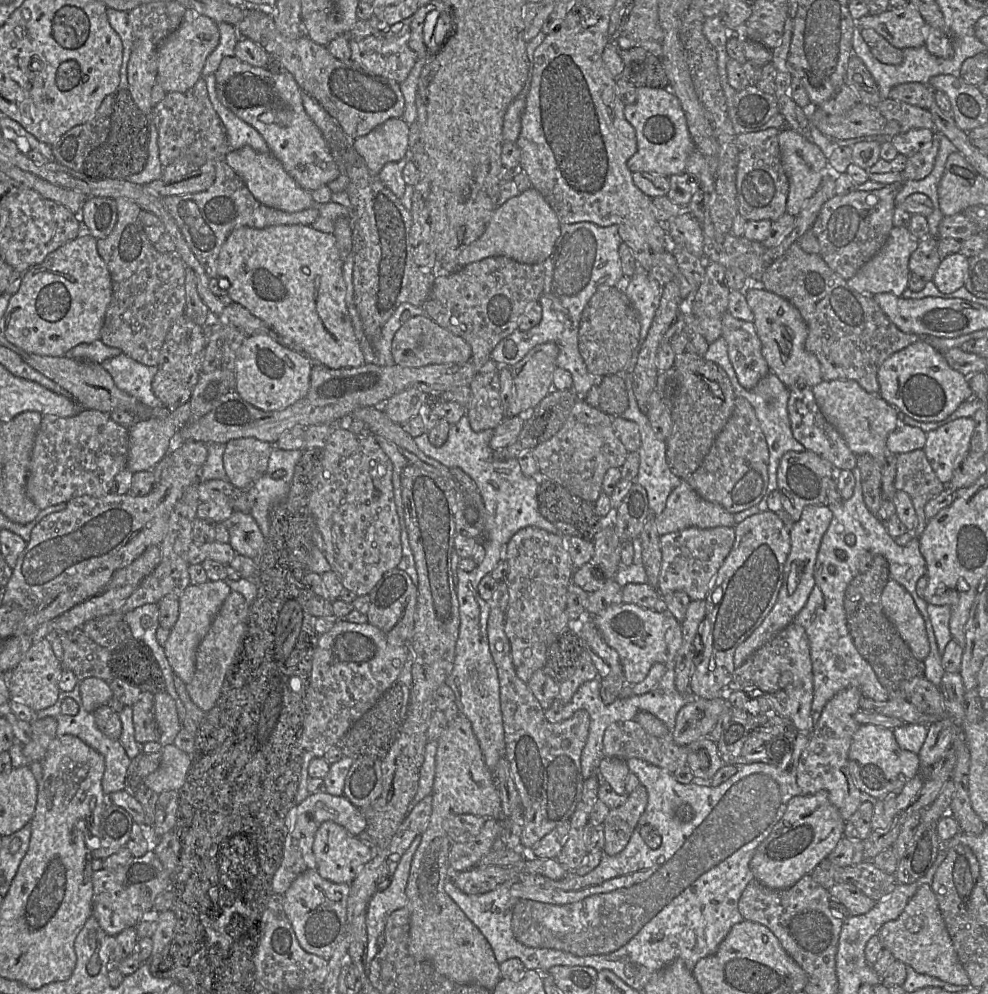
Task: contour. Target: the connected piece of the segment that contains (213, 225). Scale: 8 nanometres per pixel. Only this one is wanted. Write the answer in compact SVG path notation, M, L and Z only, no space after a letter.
M226 158L216 159L213 162L213 167L215 171L215 180L212 186L207 190L193 194L170 195L164 197L164 203L168 211L175 219L190 249L193 251L210 279L218 277L217 261L220 250L230 233L235 229L244 226L263 229L275 225L311 225L319 215L319 209L316 205L300 212L285 212L266 206L253 196L241 177L229 166Z

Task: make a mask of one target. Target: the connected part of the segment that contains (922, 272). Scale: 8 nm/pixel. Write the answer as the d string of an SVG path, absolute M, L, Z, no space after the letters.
M928 235L919 240L917 249L912 253L909 260L910 273L914 273L925 282L932 281L941 258L938 254L938 237Z

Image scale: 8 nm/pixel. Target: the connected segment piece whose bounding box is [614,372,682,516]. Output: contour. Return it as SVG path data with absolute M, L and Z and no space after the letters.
M627 372L614 375L622 375L624 377L629 400L627 409L620 415L620 417L637 423L641 434L641 447L638 450L640 455L640 465L634 483L641 485L646 490L649 510L654 515L658 516L665 509L667 498L671 492L680 485L682 479L673 474L669 469L666 459L666 442L657 438L647 415L644 414L638 406L632 389L631 375Z

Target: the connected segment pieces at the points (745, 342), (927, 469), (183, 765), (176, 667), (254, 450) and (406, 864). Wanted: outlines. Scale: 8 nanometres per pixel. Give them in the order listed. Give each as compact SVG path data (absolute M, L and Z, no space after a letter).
M728 311L722 317L722 336L738 382L746 389L754 388L770 368L762 355L761 341L753 322L733 317Z
M923 449L896 455L894 487L910 496L917 515L917 527L913 533L919 537L929 522L924 512L926 504L946 487L937 477Z
M165 744L161 752L159 767L144 779L144 784L157 794L170 790L179 791L185 784L192 756L174 744Z
M208 580L203 584L190 584L178 598L178 619L170 630L169 637L163 649L173 672L185 684L191 682L195 674L197 647L207 634L213 619L230 592L231 589L224 580Z
M238 438L225 444L223 454L227 480L247 490L267 470L273 445L256 438Z
M422 834L415 837L409 848L403 854L391 878L389 887L377 891L366 909L366 927L368 936L366 972L369 973L371 962L379 948L377 939L384 933L388 917L392 912L407 907L406 887L410 875L412 859L422 839Z

